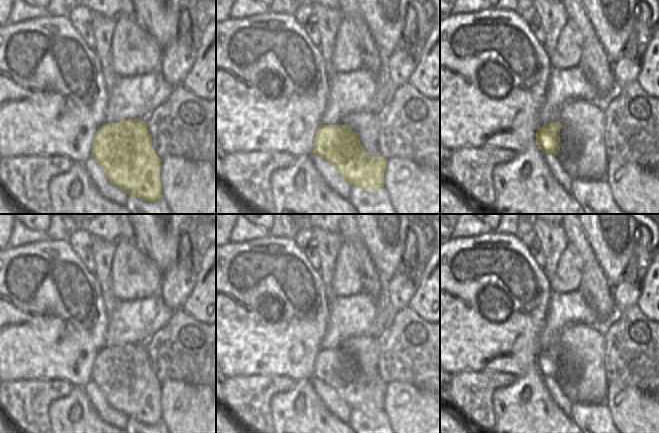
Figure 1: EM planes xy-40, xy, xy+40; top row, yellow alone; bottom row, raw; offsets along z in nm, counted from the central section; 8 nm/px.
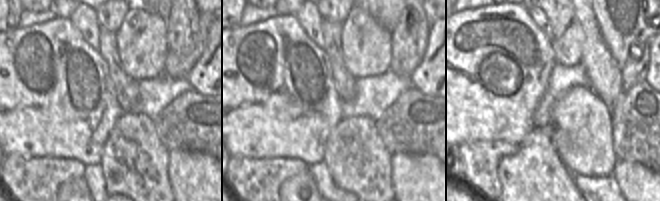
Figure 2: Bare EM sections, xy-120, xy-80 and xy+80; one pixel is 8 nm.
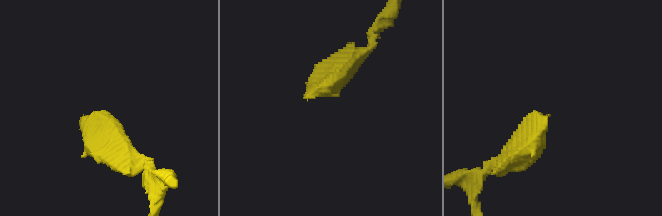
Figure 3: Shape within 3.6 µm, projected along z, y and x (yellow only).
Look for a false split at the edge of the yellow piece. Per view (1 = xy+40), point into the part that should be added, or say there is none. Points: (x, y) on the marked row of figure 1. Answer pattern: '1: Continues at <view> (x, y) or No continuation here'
1: No continuation here

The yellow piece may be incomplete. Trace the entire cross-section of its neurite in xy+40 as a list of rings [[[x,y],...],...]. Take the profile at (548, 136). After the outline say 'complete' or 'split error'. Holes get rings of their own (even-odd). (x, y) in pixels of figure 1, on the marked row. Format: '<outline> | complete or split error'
[[[559,121],[538,127],[536,144],[543,153],[553,153],[558,156],[558,150],[560,148],[560,128],[561,124]]] | complete

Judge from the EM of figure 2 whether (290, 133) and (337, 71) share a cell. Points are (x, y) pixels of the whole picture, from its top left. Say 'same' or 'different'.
different

